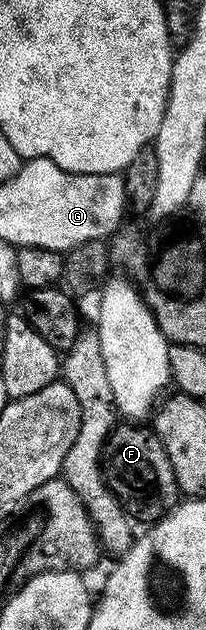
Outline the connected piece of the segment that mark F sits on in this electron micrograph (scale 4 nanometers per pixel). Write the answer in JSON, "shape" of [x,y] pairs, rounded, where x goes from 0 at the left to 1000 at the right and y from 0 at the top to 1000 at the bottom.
{"shape":[[[578,673],[539,684],[500,708],[500,757],[519,760],[519,773],[597,798],[621,817],[655,825],[680,822],[694,832],[748,832],[796,822],[825,810],[850,808],[879,790],[840,737],[820,737],[820,724],[791,710],[791,697],[752,690],[748,681],[714,678],[709,683],[694,673]]]}

